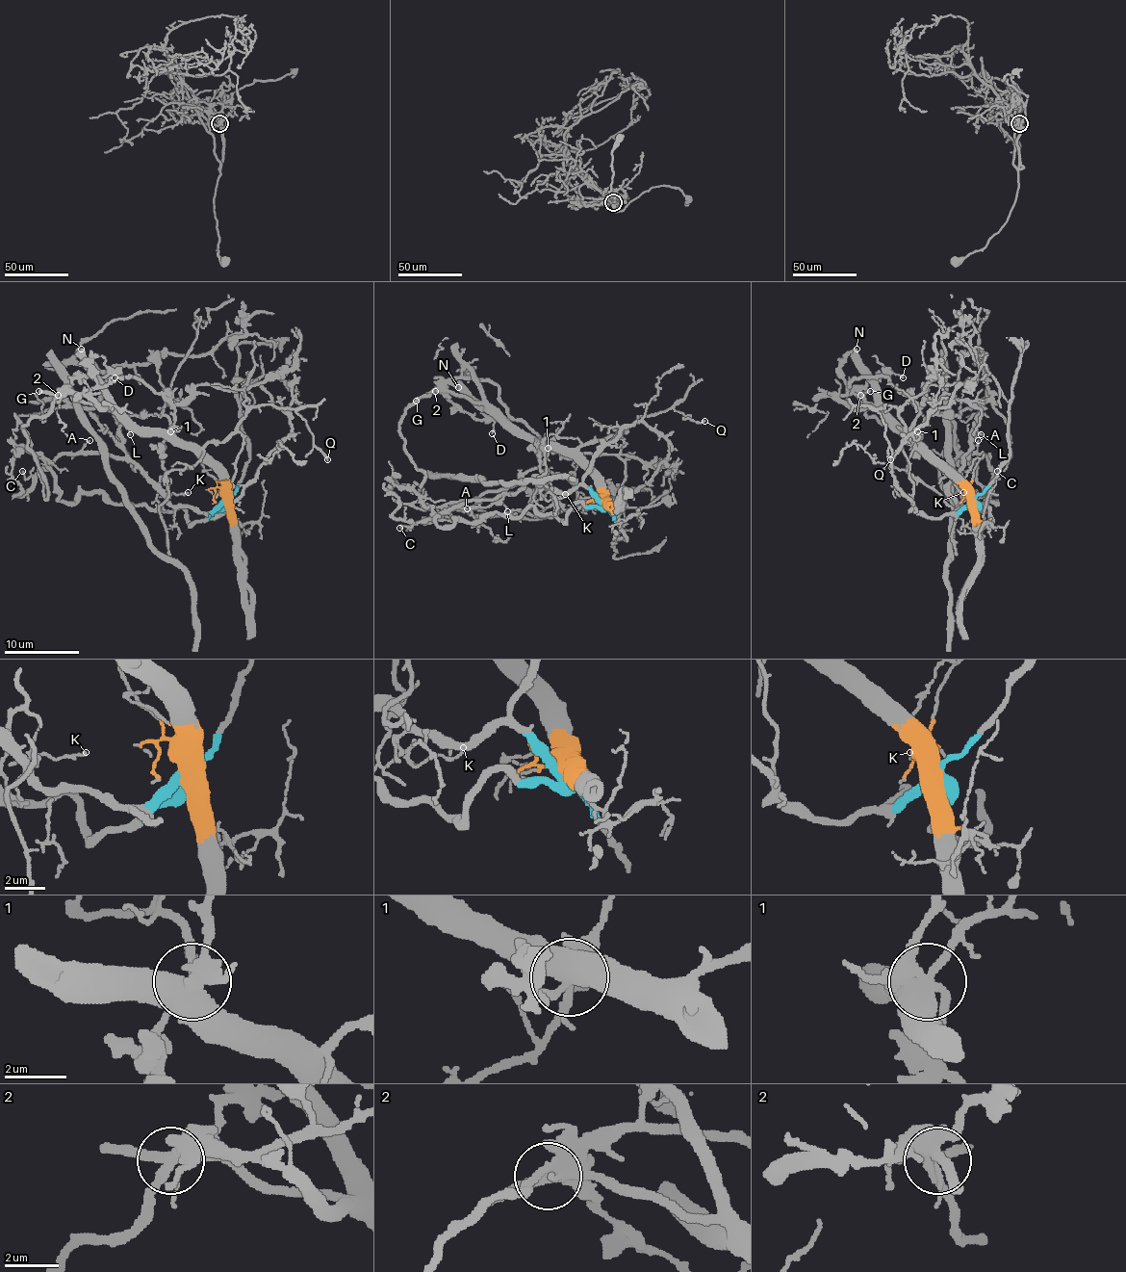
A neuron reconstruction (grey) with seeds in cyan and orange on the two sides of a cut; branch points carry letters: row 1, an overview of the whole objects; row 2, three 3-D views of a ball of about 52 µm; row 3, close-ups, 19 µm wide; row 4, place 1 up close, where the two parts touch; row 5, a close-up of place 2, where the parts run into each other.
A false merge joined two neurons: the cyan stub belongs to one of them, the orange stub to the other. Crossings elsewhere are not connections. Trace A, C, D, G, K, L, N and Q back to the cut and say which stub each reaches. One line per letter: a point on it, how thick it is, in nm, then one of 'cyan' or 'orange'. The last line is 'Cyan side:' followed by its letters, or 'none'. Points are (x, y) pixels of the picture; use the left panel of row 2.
A: place (89, 440); calibre 160 nm; cyan
C: place (22, 471); calibre 100 nm; cyan
D: place (115, 377); calibre 160 nm; cyan
G: place (38, 391); calibre 320 nm; orange
K: place (188, 492); calibre 80 nm; cyan
L: place (130, 434); calibre 110 nm; cyan
N: place (81, 349); calibre 500 nm; orange
Q: place (327, 459); calibre 200 nm; orange
Cyan side: A, C, D, K, L

